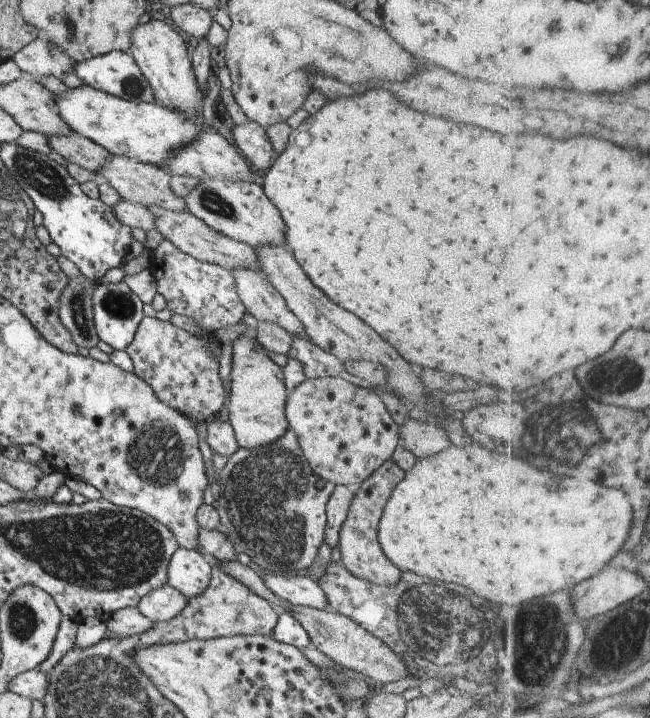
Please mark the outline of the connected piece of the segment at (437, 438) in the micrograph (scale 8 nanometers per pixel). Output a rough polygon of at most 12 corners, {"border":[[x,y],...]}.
{"border":[[408,417],[398,440],[422,459],[448,445],[445,431]]}

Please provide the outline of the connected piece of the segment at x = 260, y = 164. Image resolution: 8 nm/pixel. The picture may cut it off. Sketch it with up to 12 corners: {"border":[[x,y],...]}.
{"border":[[252,120],[234,125],[233,144],[253,171],[274,154],[266,129]]}

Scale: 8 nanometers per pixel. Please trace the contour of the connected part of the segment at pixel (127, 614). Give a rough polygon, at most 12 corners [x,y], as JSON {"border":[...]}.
{"border":[[137,607],[105,618],[109,634],[144,633],[153,623]]}

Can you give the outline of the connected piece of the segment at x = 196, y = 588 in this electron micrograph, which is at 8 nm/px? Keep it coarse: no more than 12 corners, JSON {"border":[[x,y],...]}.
{"border":[[178,548],[166,584],[189,599],[207,588],[211,569],[200,552]]}

